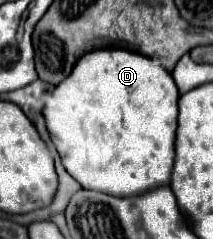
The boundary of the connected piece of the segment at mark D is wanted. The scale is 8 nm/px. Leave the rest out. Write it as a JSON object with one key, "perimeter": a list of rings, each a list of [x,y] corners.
{"perimeter":[[[98,49],[86,53],[72,77],[54,89],[44,117],[66,171],[84,189],[134,197],[170,185],[178,99],[178,87],[160,59],[124,49]]]}

